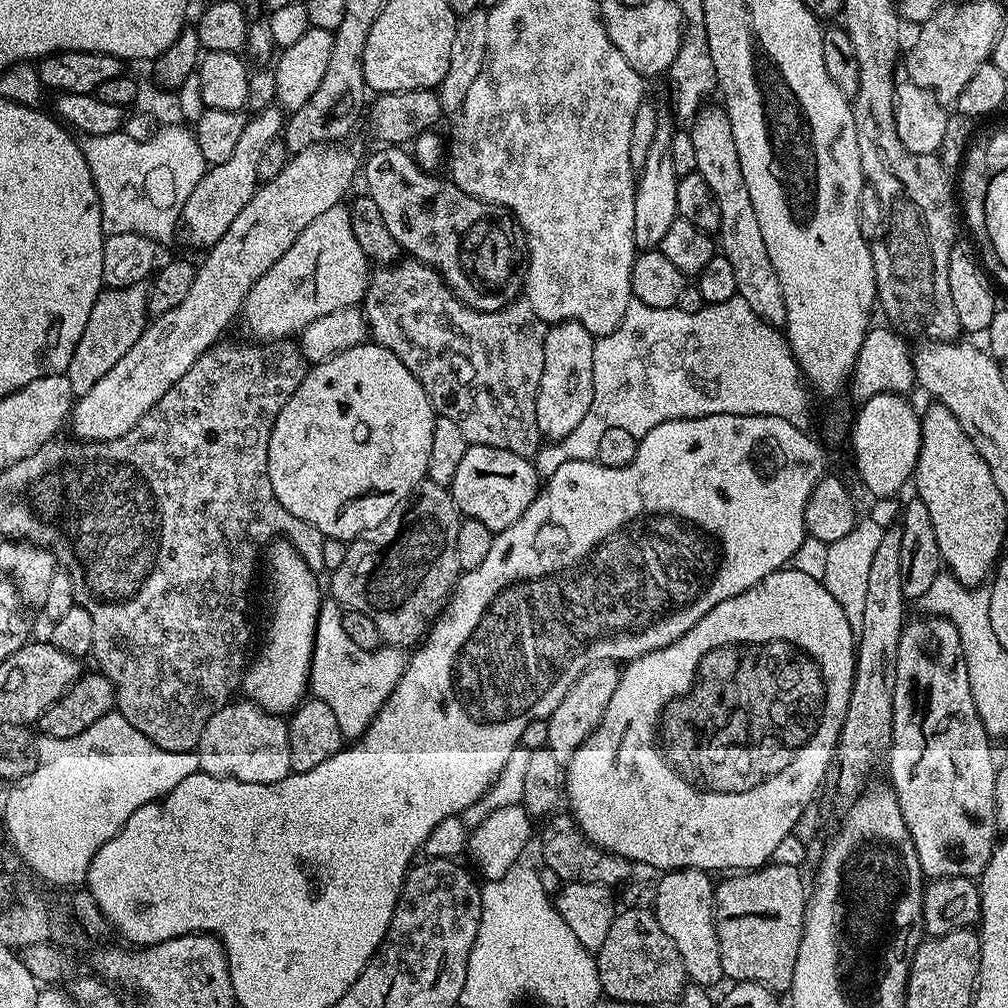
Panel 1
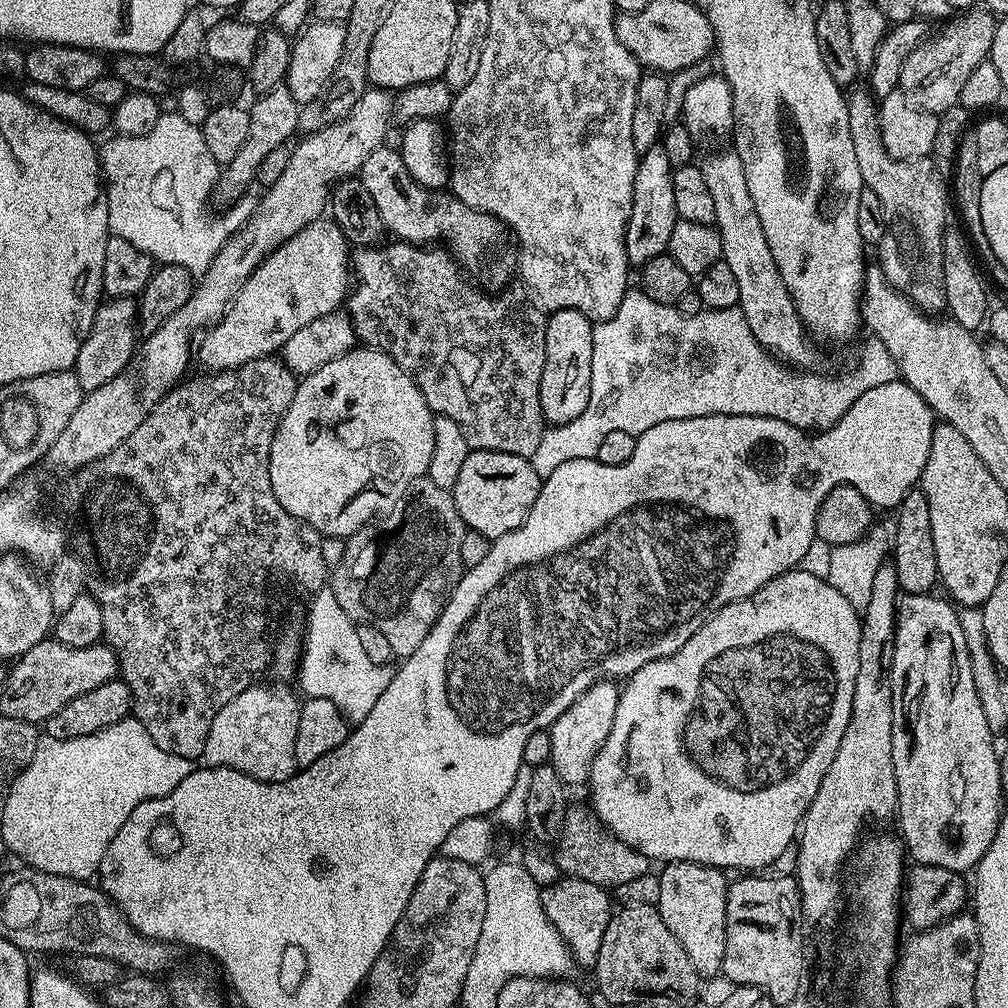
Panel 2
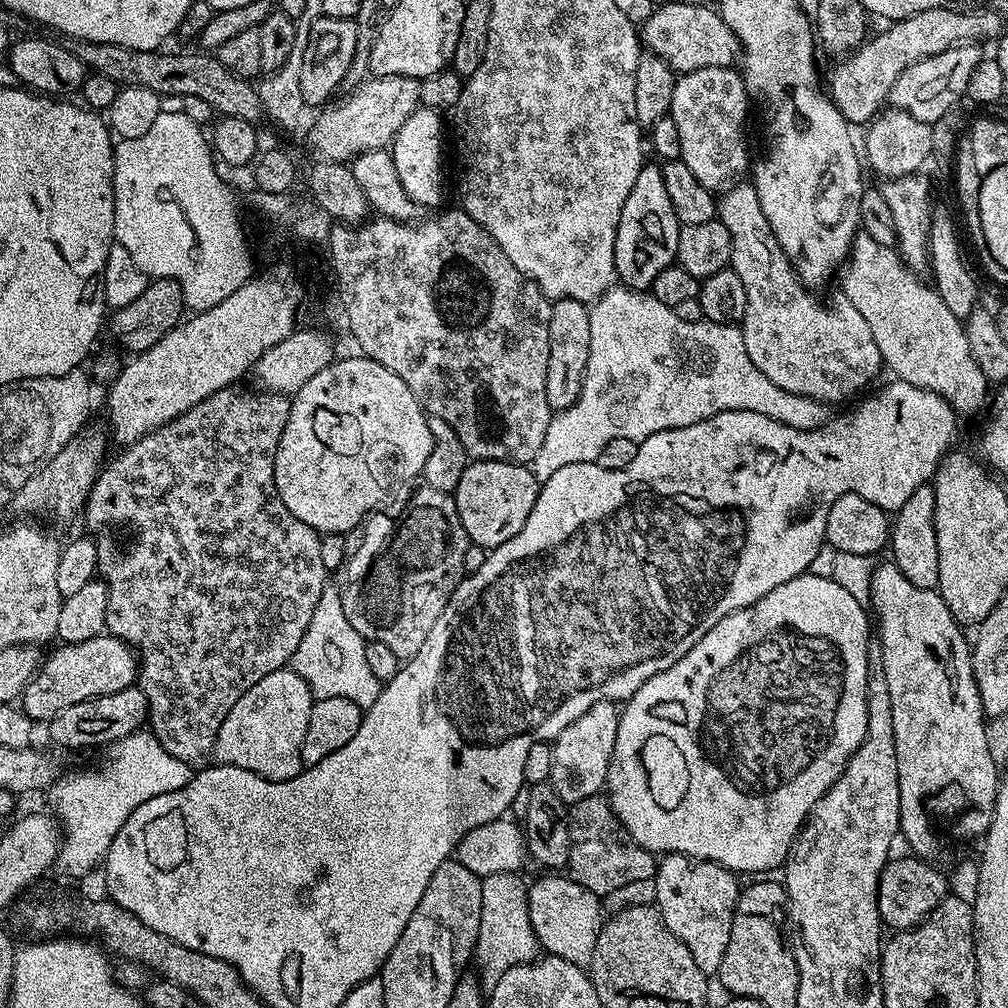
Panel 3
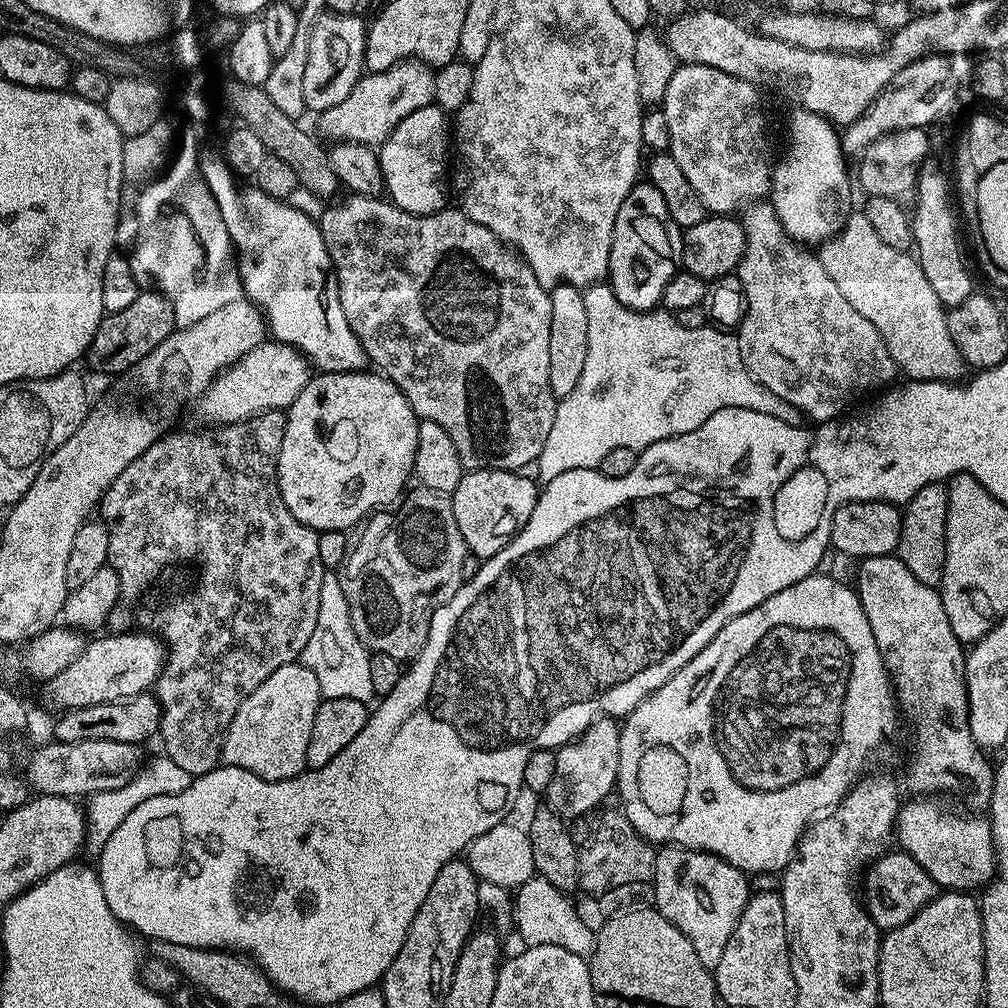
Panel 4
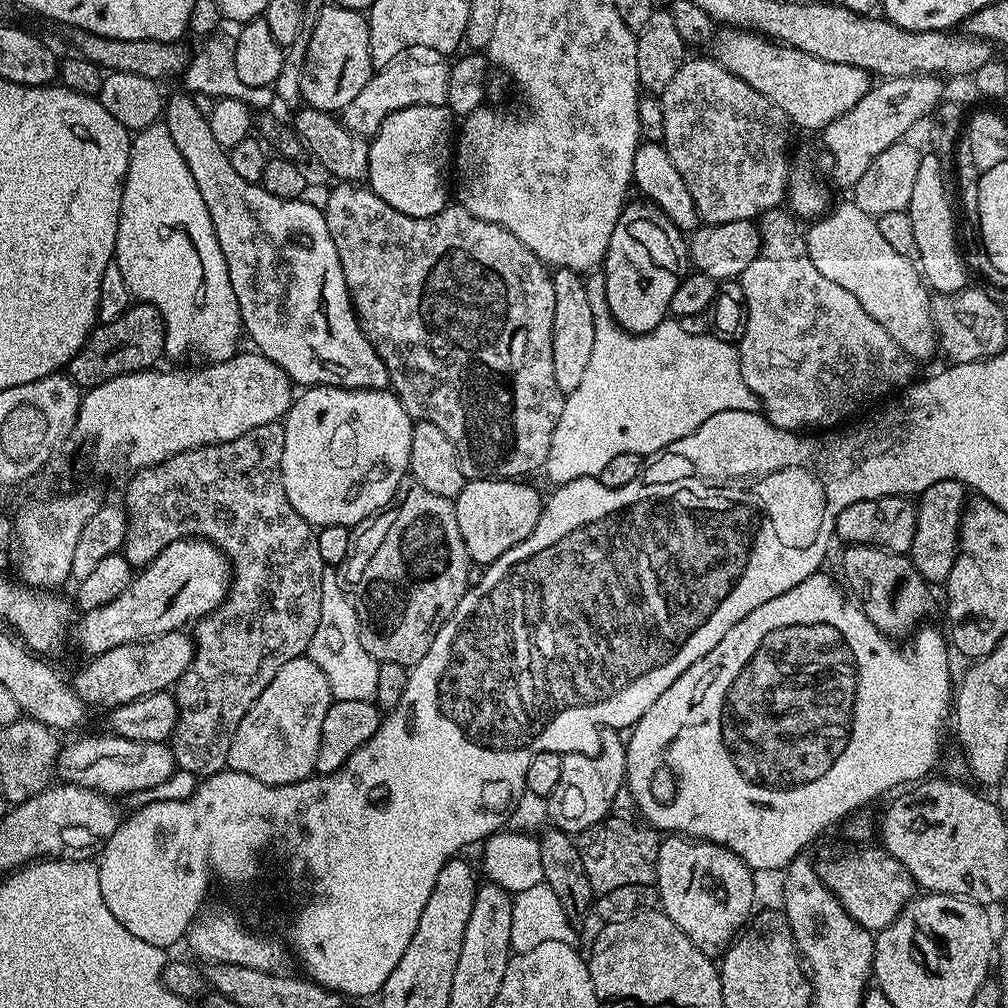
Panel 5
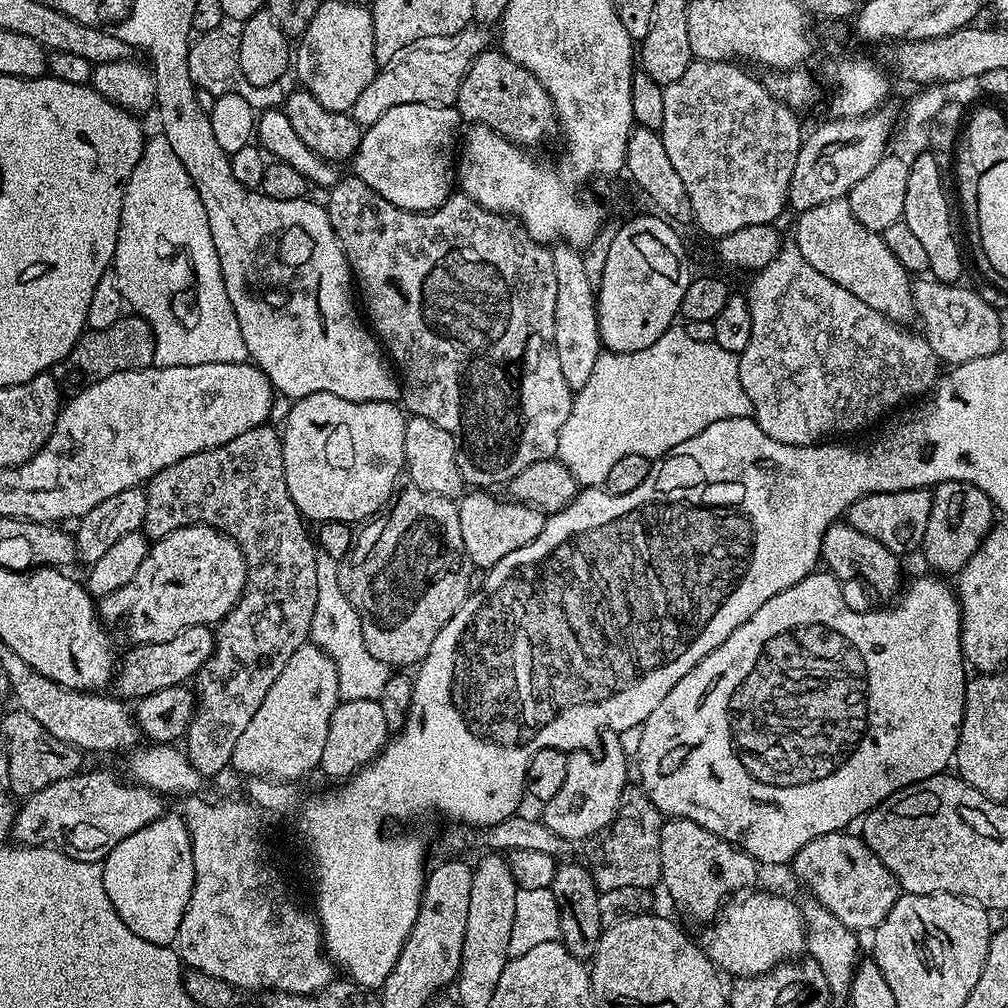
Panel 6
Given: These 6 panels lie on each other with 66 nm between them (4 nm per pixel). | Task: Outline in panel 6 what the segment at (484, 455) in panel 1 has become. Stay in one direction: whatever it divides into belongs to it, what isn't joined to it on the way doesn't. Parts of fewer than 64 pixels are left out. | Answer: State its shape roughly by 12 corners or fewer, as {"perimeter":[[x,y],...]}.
{"perimeter":[[488,490],[458,500],[477,569],[542,534],[545,513]]}

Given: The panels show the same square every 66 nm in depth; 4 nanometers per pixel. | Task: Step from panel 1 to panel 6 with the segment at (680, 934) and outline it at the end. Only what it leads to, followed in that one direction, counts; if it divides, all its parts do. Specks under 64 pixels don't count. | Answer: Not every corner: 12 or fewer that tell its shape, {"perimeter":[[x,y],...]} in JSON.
{"perimeter":[[665,819],[662,888],[688,916],[715,917],[755,885],[752,855]]}

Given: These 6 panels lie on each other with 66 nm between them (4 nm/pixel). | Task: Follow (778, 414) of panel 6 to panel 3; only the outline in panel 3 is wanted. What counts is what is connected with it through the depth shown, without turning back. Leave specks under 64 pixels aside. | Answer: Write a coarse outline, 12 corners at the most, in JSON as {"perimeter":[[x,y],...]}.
{"perimeter":[[751,183],[719,197],[750,362],[833,406],[882,372],[870,322],[796,275]]}

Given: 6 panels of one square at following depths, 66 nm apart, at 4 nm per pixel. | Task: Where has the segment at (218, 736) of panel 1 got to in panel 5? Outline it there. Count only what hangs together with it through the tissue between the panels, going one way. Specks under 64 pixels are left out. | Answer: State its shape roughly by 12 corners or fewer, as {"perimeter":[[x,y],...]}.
{"perimeter":[[305,654],[242,718],[228,768],[273,786],[316,772],[330,682]]}

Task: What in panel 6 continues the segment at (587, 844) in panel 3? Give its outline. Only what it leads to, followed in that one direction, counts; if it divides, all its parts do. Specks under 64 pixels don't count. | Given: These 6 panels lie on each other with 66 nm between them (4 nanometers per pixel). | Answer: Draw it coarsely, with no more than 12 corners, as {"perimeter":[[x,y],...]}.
{"perimeter":[[643,795],[595,841],[601,893],[661,883],[665,817]]}

